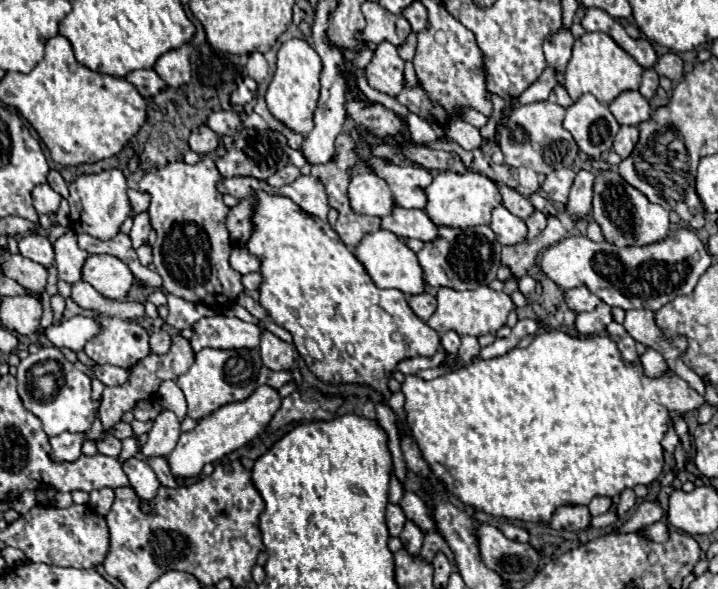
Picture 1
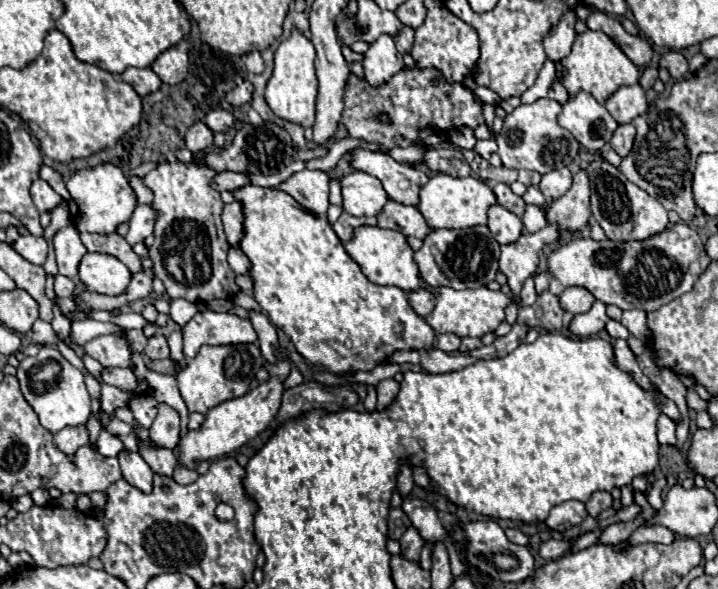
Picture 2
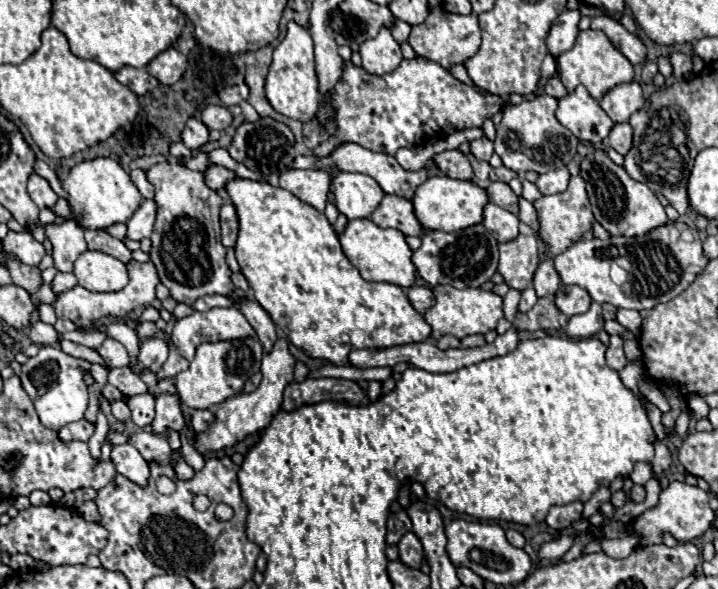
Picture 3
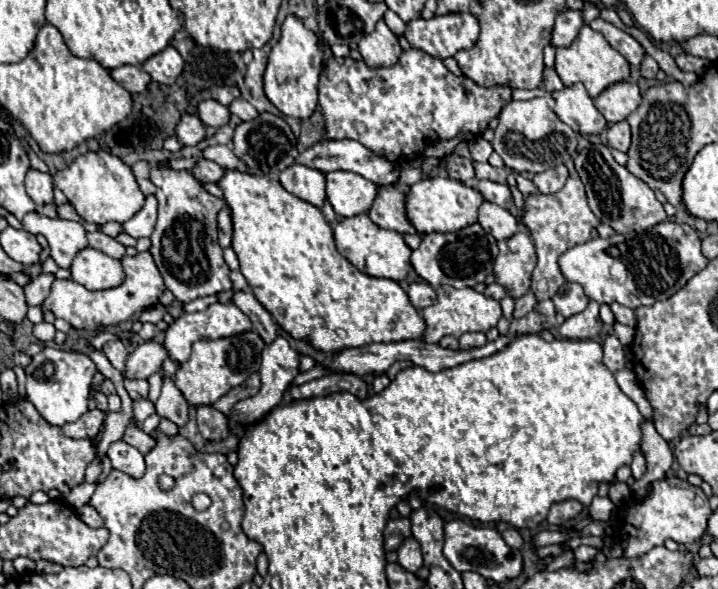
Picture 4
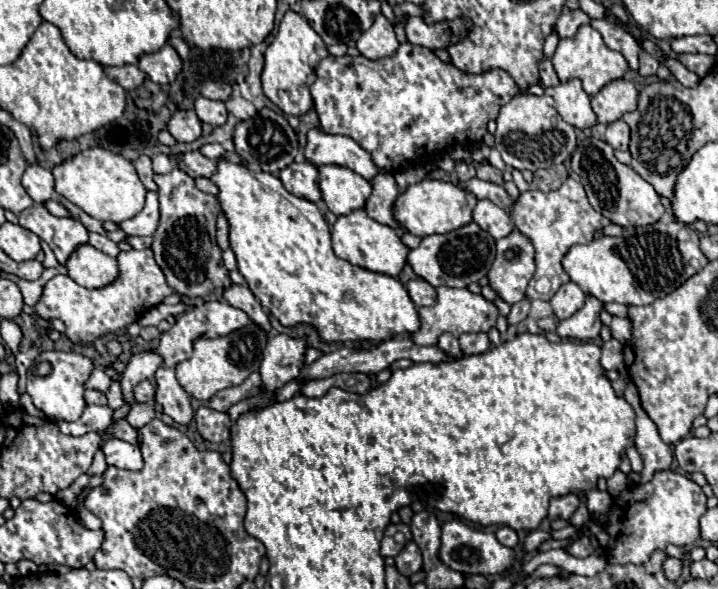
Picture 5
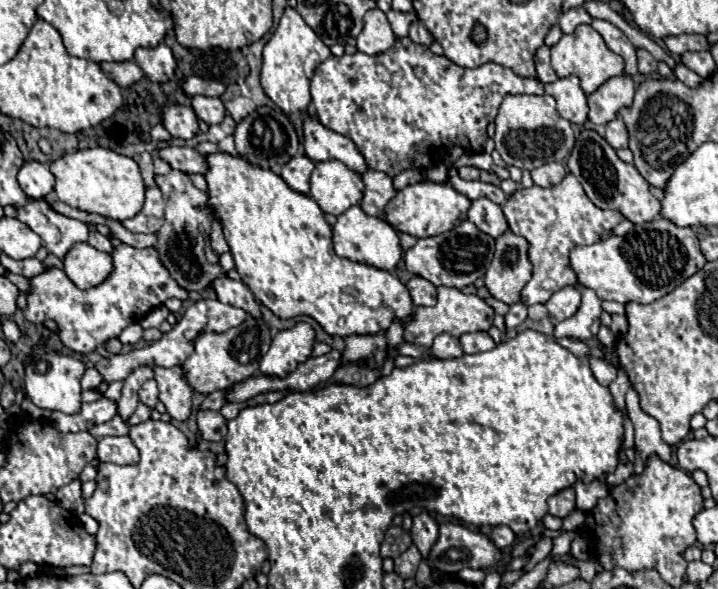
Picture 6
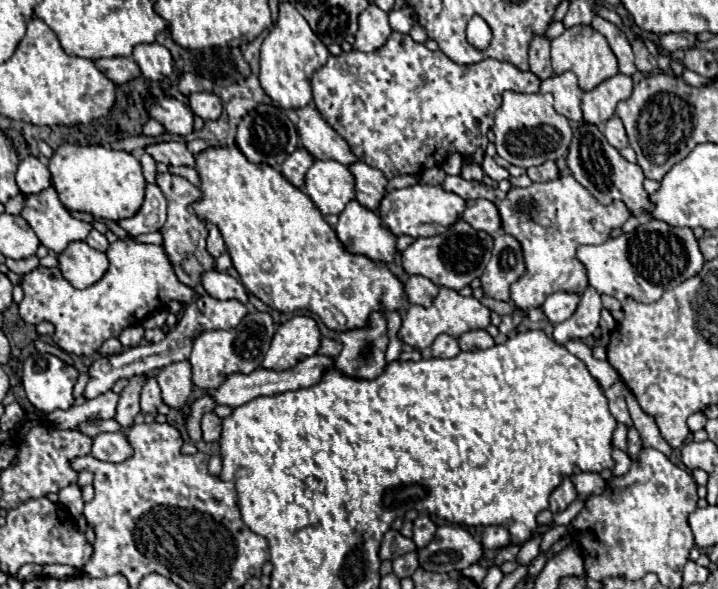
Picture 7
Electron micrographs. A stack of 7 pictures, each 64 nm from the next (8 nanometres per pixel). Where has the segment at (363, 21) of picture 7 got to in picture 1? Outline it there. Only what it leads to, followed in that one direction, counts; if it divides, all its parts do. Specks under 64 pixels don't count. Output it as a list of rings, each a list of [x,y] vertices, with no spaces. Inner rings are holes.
[[[390,42],[378,44],[370,66],[366,68],[366,80],[372,88],[396,96],[404,88],[404,60]]]

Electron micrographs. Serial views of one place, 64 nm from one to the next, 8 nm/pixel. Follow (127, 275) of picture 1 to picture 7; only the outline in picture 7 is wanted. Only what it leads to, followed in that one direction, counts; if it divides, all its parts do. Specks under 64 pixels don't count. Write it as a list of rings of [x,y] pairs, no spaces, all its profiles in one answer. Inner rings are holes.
[[[72,242],[62,254],[58,254],[58,262],[62,276],[74,288],[88,288],[108,272],[108,256],[90,248],[86,242]]]

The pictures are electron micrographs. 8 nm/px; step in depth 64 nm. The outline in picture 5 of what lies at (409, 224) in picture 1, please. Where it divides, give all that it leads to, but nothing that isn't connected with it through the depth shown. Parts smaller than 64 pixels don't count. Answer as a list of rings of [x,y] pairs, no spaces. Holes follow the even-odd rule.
[[[378,174],[374,180],[372,180],[372,196],[368,198],[366,202],[366,214],[380,222],[380,224],[386,224],[394,230],[404,230],[398,220],[394,218],[394,212],[392,212],[392,206],[394,206],[394,200],[400,196],[400,190],[394,182],[394,176],[392,174]]]

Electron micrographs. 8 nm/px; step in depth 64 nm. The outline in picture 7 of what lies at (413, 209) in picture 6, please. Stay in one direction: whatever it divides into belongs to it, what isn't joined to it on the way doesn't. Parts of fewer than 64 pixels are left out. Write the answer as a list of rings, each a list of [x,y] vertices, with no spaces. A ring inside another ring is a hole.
[[[414,184],[402,190],[390,190],[382,204],[380,204],[380,220],[382,224],[396,236],[408,234],[412,238],[420,236],[436,236],[442,234],[446,228],[450,228],[464,212],[466,200],[460,198],[454,192],[444,190],[442,186],[430,186],[430,184]]]

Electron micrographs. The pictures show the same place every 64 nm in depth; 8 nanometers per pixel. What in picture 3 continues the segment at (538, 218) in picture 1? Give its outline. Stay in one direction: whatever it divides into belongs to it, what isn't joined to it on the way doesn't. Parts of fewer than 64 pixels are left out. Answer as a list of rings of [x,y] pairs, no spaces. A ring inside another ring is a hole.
[[[520,196],[520,214],[518,214],[518,218],[520,218],[524,224],[528,224],[532,230],[538,230],[538,228],[540,228],[540,220],[538,220],[538,216],[536,216],[534,204],[528,202],[528,200],[524,200],[522,196]]]

